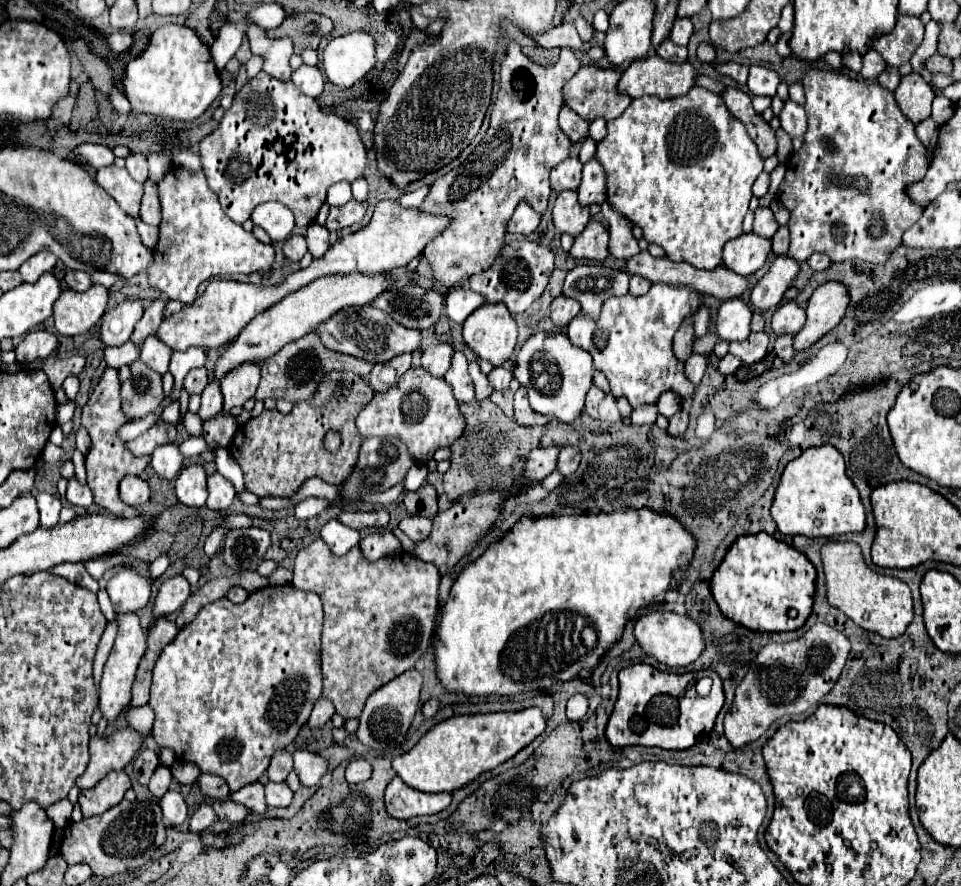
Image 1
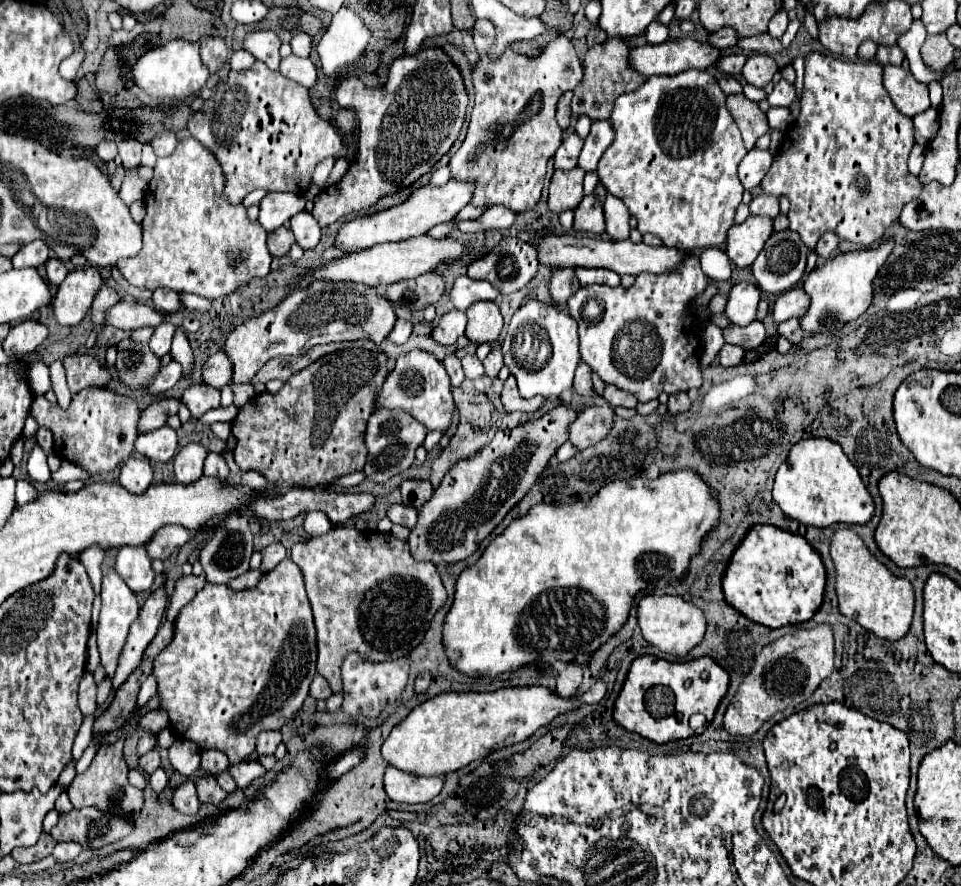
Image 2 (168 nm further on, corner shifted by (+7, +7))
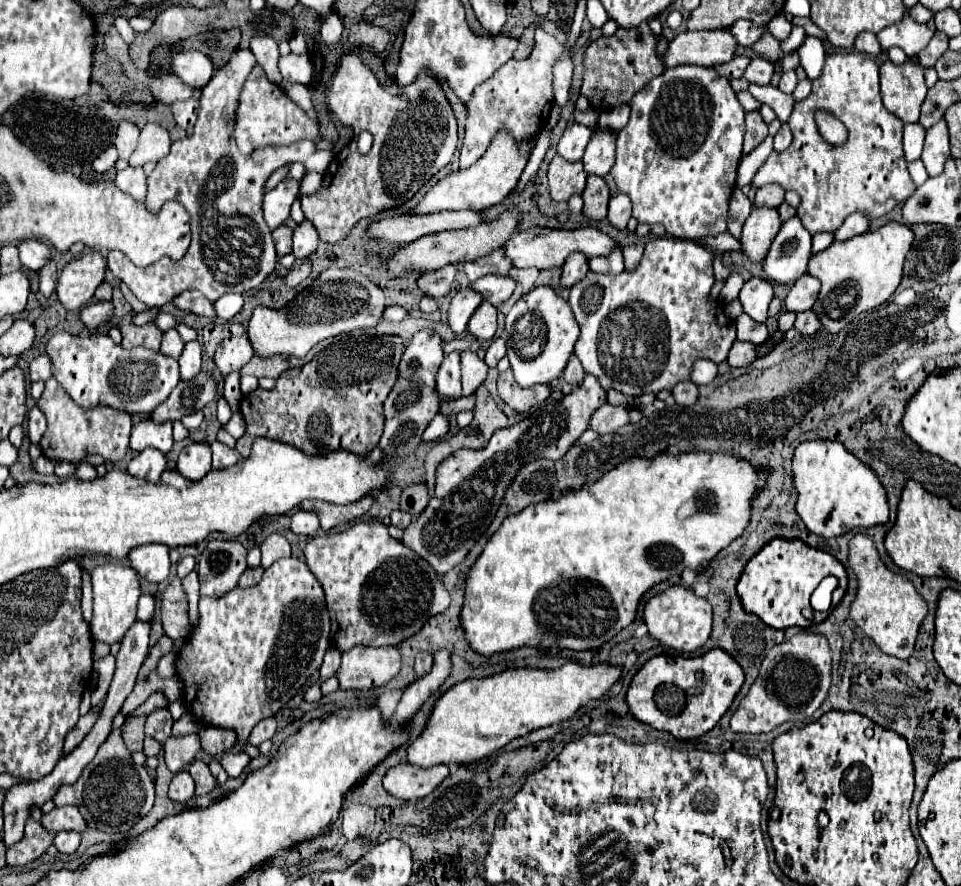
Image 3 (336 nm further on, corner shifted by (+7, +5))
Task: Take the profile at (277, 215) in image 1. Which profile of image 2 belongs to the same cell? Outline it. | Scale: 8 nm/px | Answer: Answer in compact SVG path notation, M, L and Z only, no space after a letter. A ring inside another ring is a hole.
M269 193L261 201L259 223L265 231L275 231L277 227L285 225L295 213L305 209L305 199L293 193Z

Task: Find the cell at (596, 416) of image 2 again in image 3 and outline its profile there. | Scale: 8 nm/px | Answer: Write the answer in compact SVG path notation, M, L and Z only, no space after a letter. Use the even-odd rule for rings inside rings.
M605 403L605 405L601 405L597 409L597 413L591 415L589 429L597 431L601 437L607 435L607 433L615 433L619 427L629 423L629 415L627 413L629 413L627 407L613 407L613 405Z

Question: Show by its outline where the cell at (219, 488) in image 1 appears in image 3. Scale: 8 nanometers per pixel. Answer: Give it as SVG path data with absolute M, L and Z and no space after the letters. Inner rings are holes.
M219 441L211 443L211 451L213 451L213 469L217 471L227 469L229 465L237 463L237 453Z

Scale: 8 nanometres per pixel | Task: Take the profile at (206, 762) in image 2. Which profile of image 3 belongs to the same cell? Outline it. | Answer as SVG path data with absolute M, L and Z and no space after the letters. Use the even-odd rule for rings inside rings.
M199 729L199 737L201 737L201 745L203 751L209 753L211 757L221 757L223 753L231 751L235 745L235 737L233 733L225 733L223 729Z

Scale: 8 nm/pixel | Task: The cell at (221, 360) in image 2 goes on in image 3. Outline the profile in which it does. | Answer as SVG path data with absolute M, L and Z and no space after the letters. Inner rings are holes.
M245 335L223 339L215 351L215 365L223 375L239 371L253 357L253 347Z

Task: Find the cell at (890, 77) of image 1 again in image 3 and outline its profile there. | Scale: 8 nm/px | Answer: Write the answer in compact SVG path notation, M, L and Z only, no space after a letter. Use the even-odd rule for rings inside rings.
M907 13L905 21L901 21L901 25L885 27L881 33L877 33L877 39L879 39L883 51L889 51L891 47L901 47L909 57L917 57L919 51L925 49L925 45L933 37L933 33L935 33L933 25L931 27L919 25Z

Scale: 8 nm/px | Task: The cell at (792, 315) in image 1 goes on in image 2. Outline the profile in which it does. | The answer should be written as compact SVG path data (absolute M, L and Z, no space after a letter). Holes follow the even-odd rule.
M793 287L777 297L773 305L773 319L777 323L783 323L791 317L801 319L807 309L809 309L809 295L805 295L803 287Z

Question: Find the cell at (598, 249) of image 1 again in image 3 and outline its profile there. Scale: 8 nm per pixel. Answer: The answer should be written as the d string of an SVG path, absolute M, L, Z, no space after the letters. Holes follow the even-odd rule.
M589 177L587 187L583 191L583 215L591 221L603 221L607 217L607 203L609 203L609 187L603 177Z

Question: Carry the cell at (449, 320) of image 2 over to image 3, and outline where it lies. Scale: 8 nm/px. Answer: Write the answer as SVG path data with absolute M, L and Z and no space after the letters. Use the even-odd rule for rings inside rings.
M469 287L459 291L449 305L449 313L447 313L447 323L451 327L451 331L455 335L461 335L467 327L469 317L473 315L473 311L481 305L481 299L477 297L477 293L473 293Z

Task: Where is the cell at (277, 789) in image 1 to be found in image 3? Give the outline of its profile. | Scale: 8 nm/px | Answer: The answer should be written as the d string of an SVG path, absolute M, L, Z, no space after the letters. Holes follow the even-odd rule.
M245 751L225 753L225 757L221 757L221 765L229 777L239 777L243 773L243 769L249 765L249 761L251 761L251 757Z

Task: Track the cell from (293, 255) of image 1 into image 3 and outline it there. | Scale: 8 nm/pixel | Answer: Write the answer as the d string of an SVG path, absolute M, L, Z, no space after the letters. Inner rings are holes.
M287 225L277 227L271 235L273 235L275 249L277 249L277 255L279 255L279 257L283 257L283 255L291 253L291 229L289 229Z

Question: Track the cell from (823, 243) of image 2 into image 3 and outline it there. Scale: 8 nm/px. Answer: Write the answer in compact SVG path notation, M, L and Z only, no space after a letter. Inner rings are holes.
M853 213L845 219L845 223L833 233L835 241L847 241L855 235L861 235L869 229L869 221L865 221L865 217L861 217L861 213Z

